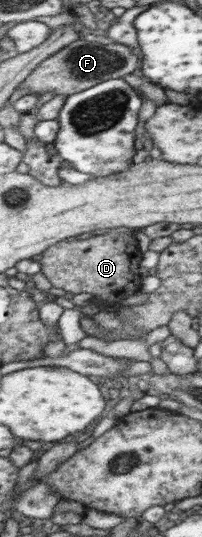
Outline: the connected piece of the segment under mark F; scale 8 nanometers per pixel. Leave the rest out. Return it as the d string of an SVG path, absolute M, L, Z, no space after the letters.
M80 37L34 65L26 78L16 86L16 89L26 88L28 95L54 92L56 95L68 96L82 92L105 80L130 74L134 68L139 68L139 61L139 49L134 50L118 43L94 43Z

